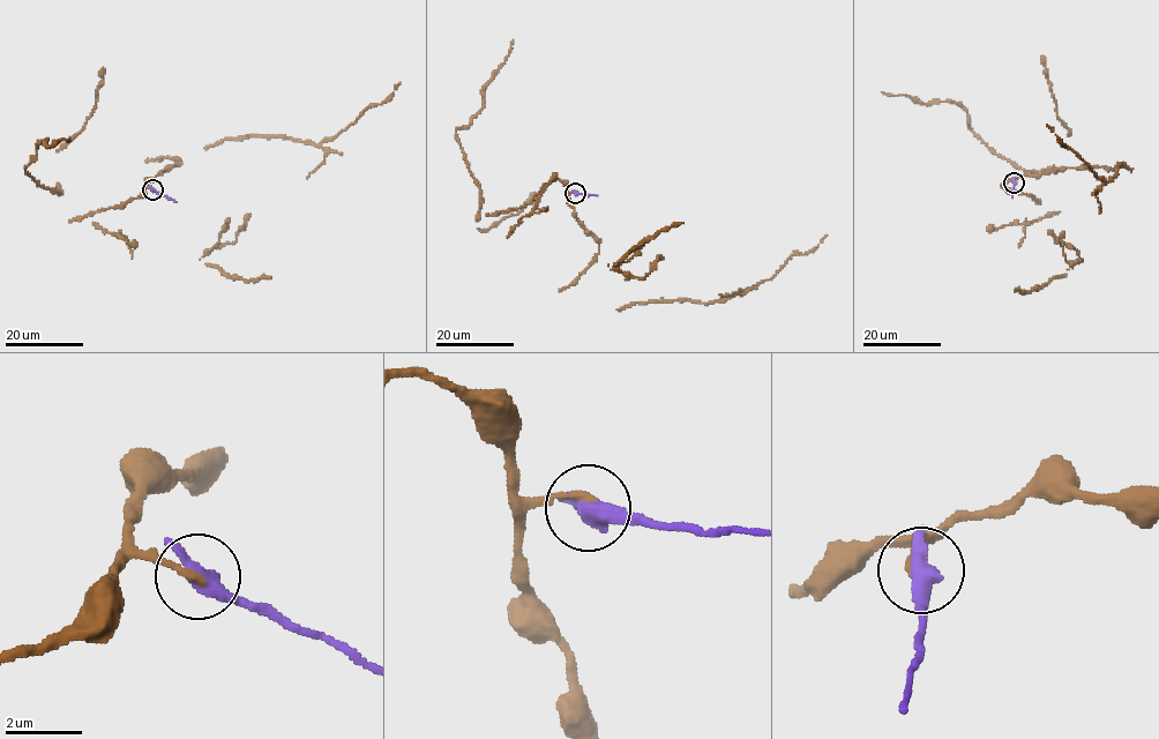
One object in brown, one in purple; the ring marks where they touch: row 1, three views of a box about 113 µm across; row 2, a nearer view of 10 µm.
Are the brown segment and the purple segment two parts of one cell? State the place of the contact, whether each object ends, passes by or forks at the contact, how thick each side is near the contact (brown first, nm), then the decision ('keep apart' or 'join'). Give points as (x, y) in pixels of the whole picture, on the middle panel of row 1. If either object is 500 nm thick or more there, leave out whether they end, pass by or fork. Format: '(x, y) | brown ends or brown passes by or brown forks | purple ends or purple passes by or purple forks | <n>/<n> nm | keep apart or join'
(575, 193) | 220/600 nm | keep apart

